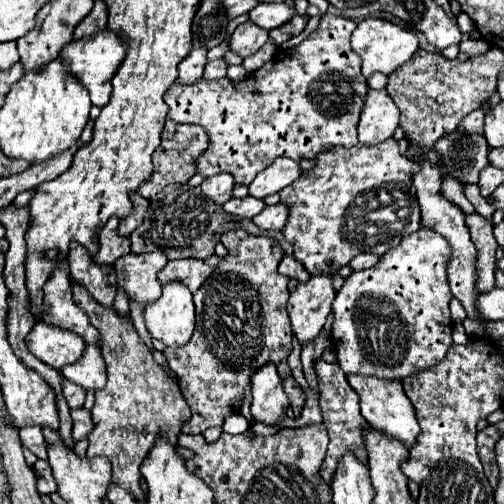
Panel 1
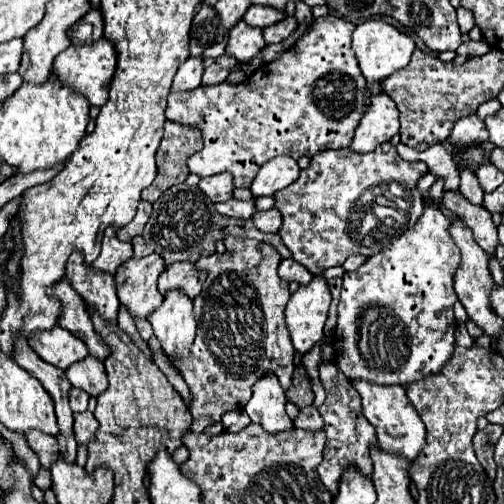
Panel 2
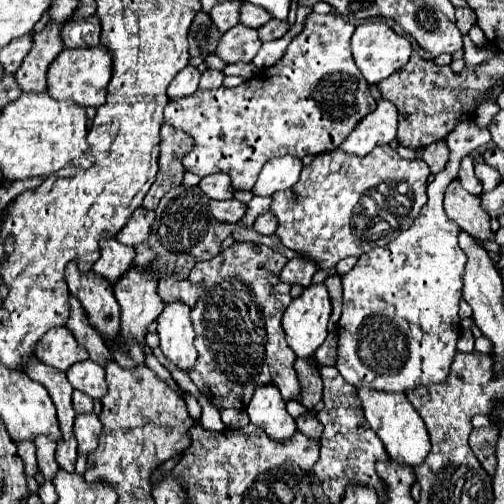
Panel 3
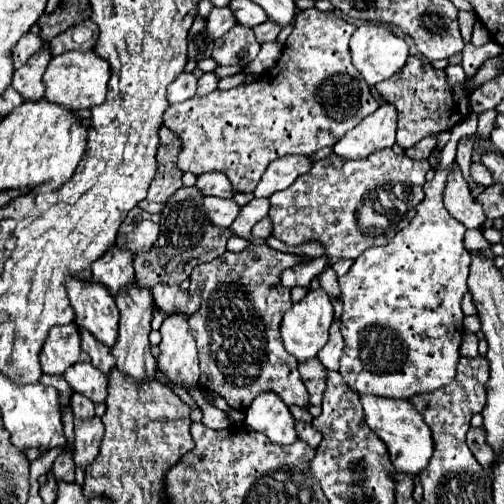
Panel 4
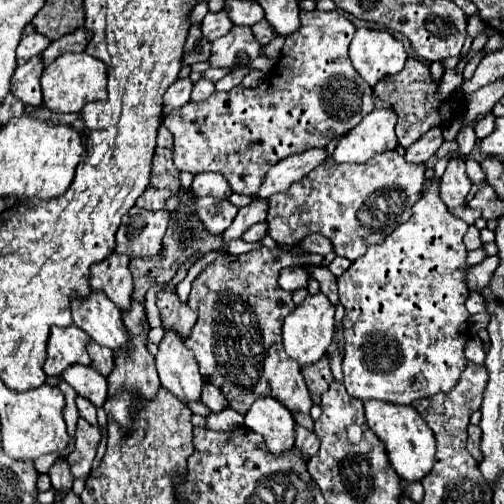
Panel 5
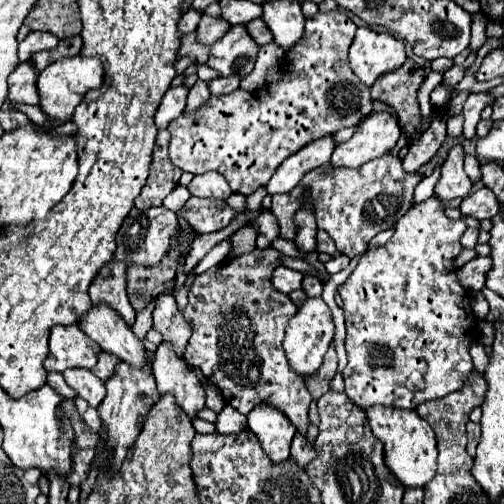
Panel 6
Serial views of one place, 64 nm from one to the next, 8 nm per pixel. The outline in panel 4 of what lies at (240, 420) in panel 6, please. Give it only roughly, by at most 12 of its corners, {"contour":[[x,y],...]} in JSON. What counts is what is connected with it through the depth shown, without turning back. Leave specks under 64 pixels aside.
{"contour":[[200,390],[190,392],[212,430],[230,426],[230,414],[210,406]]}

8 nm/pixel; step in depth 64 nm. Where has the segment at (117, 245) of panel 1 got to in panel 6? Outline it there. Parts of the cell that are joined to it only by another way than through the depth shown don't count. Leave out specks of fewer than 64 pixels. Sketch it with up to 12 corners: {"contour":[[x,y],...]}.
{"contour":[[108,262],[90,286],[92,304],[114,308],[128,326],[126,264]]}

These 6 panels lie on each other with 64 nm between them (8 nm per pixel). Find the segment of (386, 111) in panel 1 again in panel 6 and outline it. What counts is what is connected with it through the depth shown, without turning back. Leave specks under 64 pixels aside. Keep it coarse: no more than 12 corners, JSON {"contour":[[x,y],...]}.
{"contour":[[388,112],[364,118],[332,154],[334,168],[360,168],[388,154],[400,124]]}

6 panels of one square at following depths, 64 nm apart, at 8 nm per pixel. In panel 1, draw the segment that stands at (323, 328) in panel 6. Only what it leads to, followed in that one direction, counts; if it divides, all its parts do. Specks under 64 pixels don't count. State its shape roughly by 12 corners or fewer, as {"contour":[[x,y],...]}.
{"contour":[[312,276],[288,300],[292,332],[312,342],[332,310],[332,276]]}

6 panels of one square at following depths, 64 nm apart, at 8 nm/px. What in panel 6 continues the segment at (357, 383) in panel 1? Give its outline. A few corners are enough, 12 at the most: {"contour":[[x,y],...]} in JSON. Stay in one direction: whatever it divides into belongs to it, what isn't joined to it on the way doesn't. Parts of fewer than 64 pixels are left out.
{"contour":[[366,410],[404,488],[436,476],[436,438],[416,410]]}

